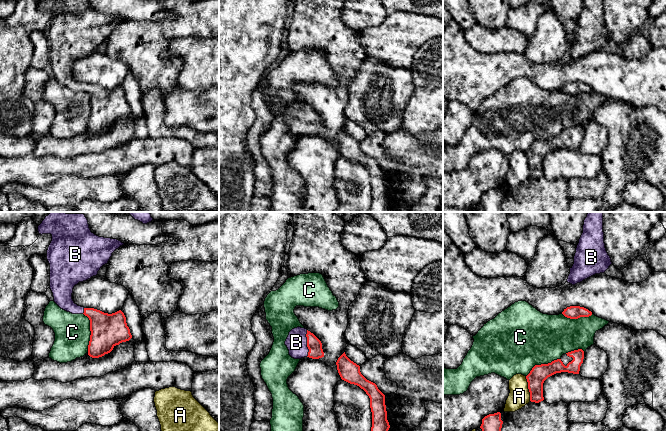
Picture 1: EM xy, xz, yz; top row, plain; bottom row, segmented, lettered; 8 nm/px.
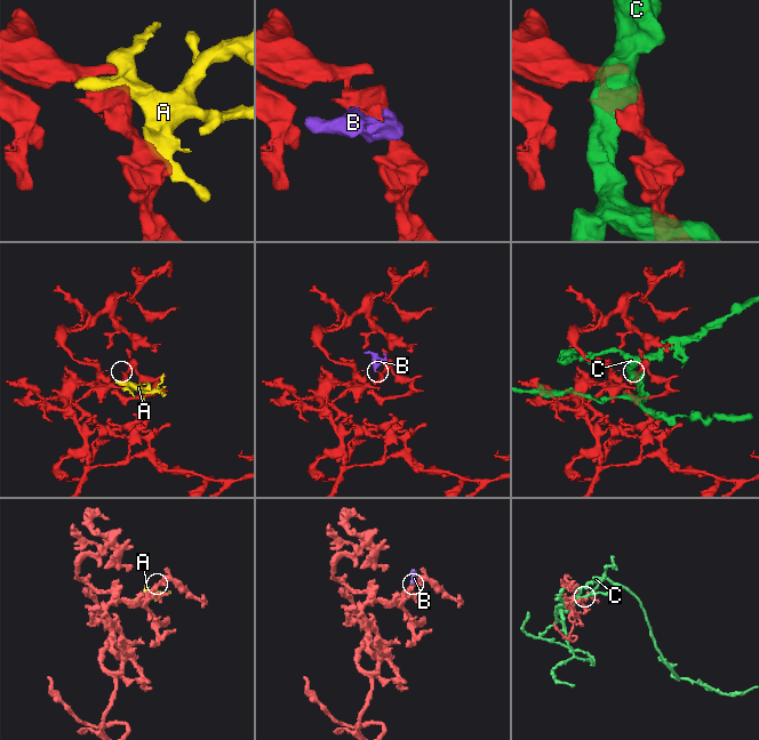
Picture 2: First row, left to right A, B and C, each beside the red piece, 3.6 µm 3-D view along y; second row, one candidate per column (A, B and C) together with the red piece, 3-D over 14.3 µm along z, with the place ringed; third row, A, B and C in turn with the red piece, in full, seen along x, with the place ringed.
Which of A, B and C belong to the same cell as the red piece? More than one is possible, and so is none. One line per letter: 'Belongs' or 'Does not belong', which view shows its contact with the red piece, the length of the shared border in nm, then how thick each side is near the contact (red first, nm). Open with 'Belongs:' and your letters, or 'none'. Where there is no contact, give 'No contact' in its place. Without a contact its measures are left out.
Belongs: B
A: Does not belong. Touches red in yz. Shared border 200 nm. Thickness 140 nm (red) against 170 nm
B: Belongs. Touches red in xz. Shared border 220 nm. Thickness 120 nm (red) against 170 nm
C: Does not belong. Touches red in xy. Shared border 320 nm. Thickness 280 nm (red) against 280 nm

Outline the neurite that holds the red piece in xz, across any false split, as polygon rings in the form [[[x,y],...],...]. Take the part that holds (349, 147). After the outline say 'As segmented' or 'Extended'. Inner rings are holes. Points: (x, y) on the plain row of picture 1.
[[[345,128],[338,134],[337,146],[342,156],[359,162],[370,174],[372,203],[370,212],[387,212],[390,204],[387,196],[385,171],[377,161],[367,156],[360,148],[360,142],[351,137]]]. As segmented

